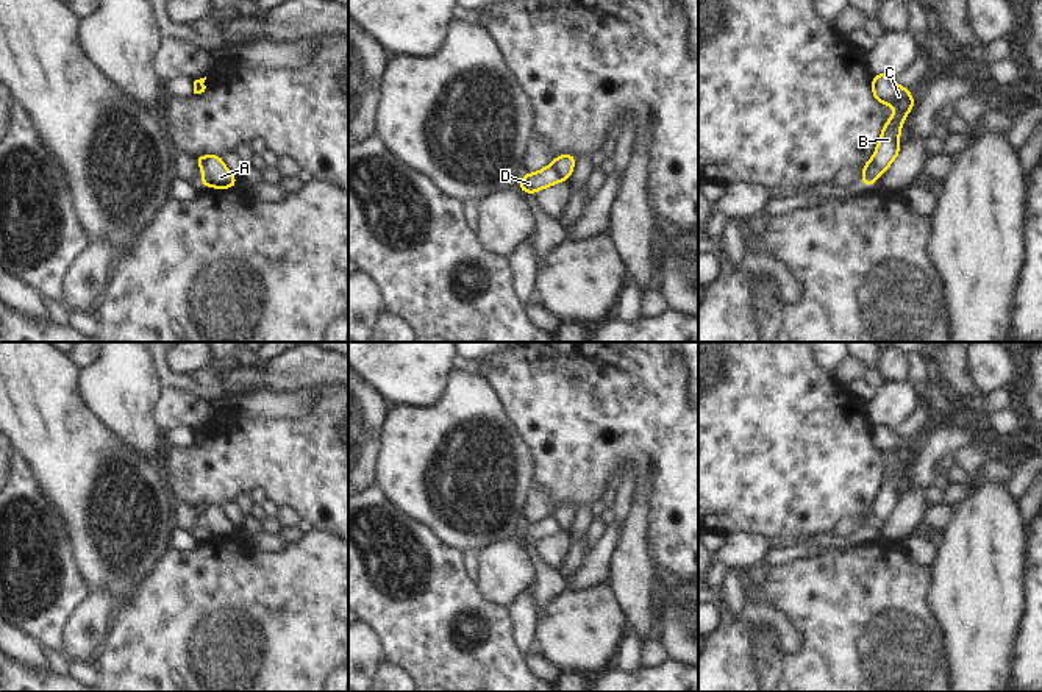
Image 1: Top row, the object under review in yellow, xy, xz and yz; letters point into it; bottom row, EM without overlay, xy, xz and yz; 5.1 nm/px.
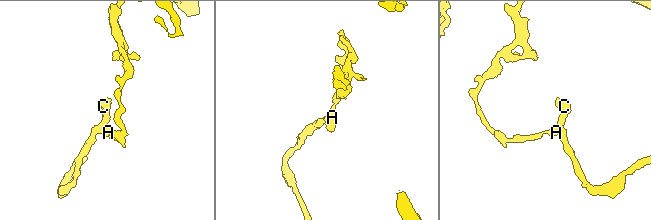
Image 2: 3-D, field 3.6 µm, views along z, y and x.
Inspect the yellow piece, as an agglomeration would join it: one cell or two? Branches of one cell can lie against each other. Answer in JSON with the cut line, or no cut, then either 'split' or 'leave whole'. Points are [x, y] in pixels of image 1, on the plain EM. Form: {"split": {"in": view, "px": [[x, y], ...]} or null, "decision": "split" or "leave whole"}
{"split": {"in": "xz", "px": [[550, 514], [561, 528]]}, "decision": "split"}

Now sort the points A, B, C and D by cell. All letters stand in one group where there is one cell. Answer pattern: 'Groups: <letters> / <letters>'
Groups: A / B C D.

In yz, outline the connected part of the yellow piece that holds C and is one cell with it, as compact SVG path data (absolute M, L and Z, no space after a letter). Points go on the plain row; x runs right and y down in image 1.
M878 423L872 428L872 442L873 447L883 453L890 455L897 459L894 465L884 473L883 483L880 486L880 492L872 506L872 512L875 514L876 526L881 525L897 508L901 494L898 492L898 486L901 481L901 475L909 459L917 453L911 447L911 441L903 439L895 433L895 428Z

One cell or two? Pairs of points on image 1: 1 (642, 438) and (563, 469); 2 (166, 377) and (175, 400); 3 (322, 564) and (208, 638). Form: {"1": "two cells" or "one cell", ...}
{"1": "one cell", "2": "two cells", "3": "one cell"}

